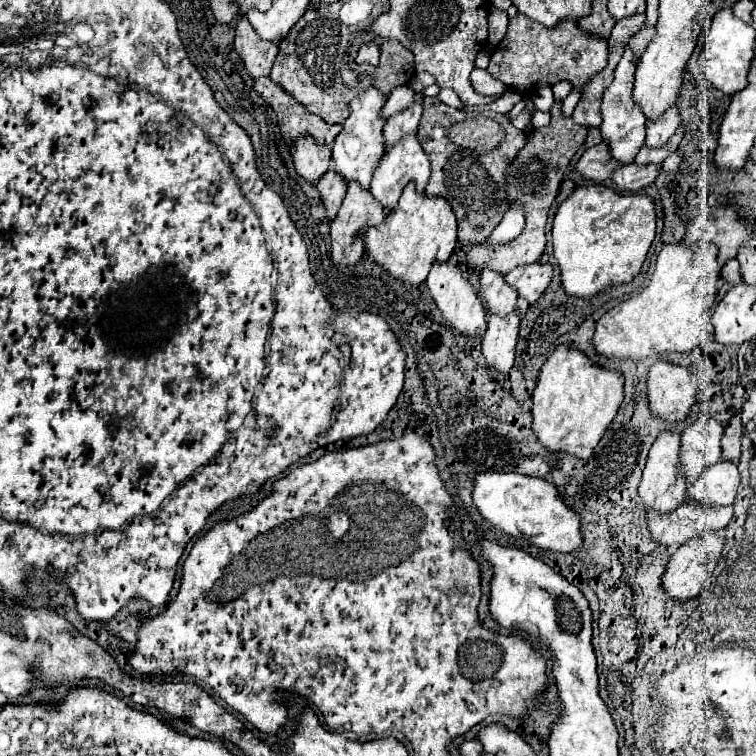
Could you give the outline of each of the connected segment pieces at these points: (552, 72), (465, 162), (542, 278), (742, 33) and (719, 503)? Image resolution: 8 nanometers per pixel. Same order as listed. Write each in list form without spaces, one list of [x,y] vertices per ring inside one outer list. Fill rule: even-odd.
[[[525,15],[509,19],[507,33],[491,55],[487,73],[499,79],[503,85],[519,91],[523,97],[531,95],[531,89],[553,87],[559,81],[569,81],[573,89],[581,91],[593,75],[601,73],[607,65],[607,41],[587,35],[577,23],[561,23],[561,27],[541,27]]]
[[[437,97],[423,99],[423,117],[419,127],[419,143],[431,161],[431,179],[427,183],[427,197],[443,197],[451,205],[457,223],[459,223],[459,243],[463,247],[473,247],[501,223],[503,213],[509,209],[507,189],[505,189],[505,171],[517,153],[523,149],[527,138],[525,133],[515,128],[503,114],[489,113],[489,117],[499,122],[505,131],[505,139],[495,151],[469,151],[461,149],[449,141],[449,129],[461,121],[459,109],[453,109],[441,103]]]
[[[531,263],[531,265],[519,267],[517,271],[505,275],[505,283],[511,285],[521,299],[525,299],[529,305],[533,305],[547,289],[551,275],[553,275],[553,269],[549,263],[547,265]]]
[[[719,9],[713,17],[711,23],[711,31],[709,31],[709,39],[699,55],[699,65],[703,69],[703,75],[713,83],[713,87],[717,87],[719,91],[723,91],[725,95],[733,95],[737,93],[741,87],[745,87],[747,83],[747,73],[751,67],[751,59],[755,55],[755,31],[751,25],[743,23],[733,9]]]
[[[719,461],[701,473],[697,483],[687,489],[687,497],[713,507],[729,507],[735,501],[739,481],[737,465]]]

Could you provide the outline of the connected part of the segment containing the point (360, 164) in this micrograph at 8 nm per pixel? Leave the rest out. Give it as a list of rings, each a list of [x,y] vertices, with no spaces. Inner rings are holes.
[[[365,89],[357,99],[351,103],[351,115],[345,119],[341,133],[333,143],[333,169],[339,173],[347,183],[357,181],[363,189],[369,189],[371,177],[383,157],[383,125],[385,121],[379,117],[381,107],[385,105],[385,97],[379,89]]]

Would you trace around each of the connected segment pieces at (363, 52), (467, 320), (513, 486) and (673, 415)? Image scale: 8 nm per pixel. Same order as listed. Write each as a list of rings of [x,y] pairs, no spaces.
[[[367,43],[367,45],[361,45],[357,57],[355,57],[357,63],[371,63],[371,65],[377,65],[379,63],[379,47],[375,43]]]
[[[443,263],[443,265],[433,265],[429,275],[427,275],[427,289],[437,305],[437,309],[441,311],[445,323],[461,337],[465,339],[475,339],[475,341],[483,341],[485,331],[487,331],[487,311],[481,305],[481,299],[475,291],[475,287],[467,281],[467,277],[461,275],[461,269],[457,265],[451,263]]]
[[[477,473],[473,479],[473,503],[481,517],[511,537],[523,537],[539,549],[573,553],[581,545],[579,517],[565,507],[553,483],[519,473]]]
[[[667,361],[653,363],[647,377],[649,411],[657,419],[683,423],[699,389],[699,377],[687,367],[675,367]]]

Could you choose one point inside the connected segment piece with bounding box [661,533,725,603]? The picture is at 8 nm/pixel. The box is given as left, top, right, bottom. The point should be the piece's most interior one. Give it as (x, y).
(689, 567)

